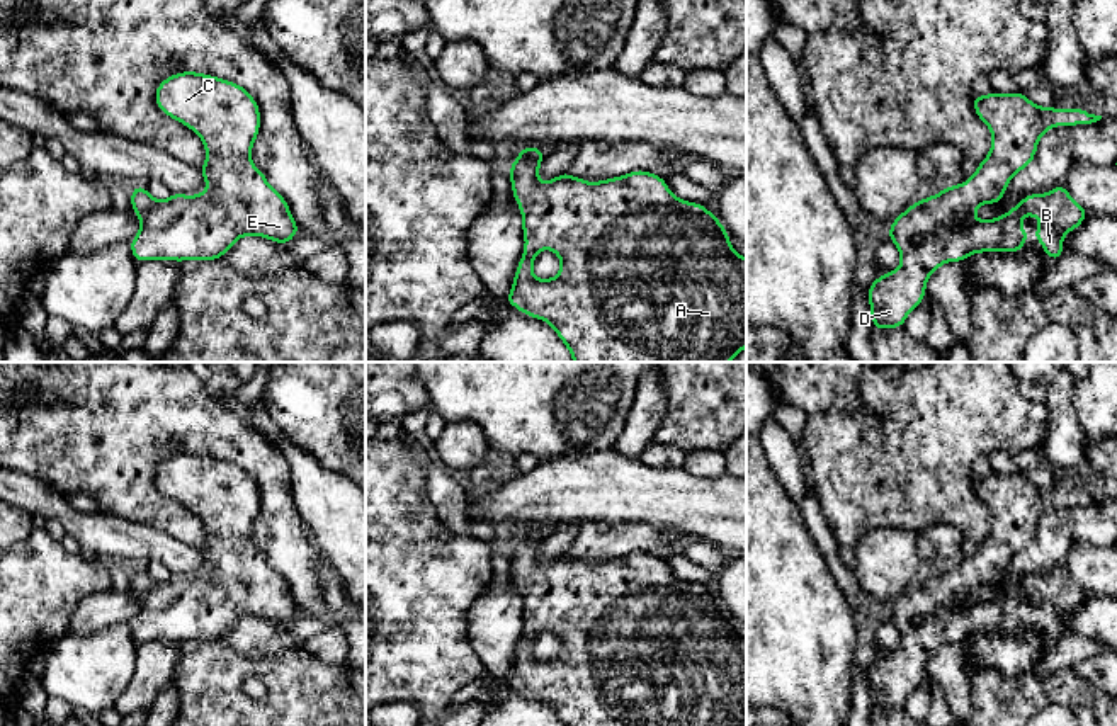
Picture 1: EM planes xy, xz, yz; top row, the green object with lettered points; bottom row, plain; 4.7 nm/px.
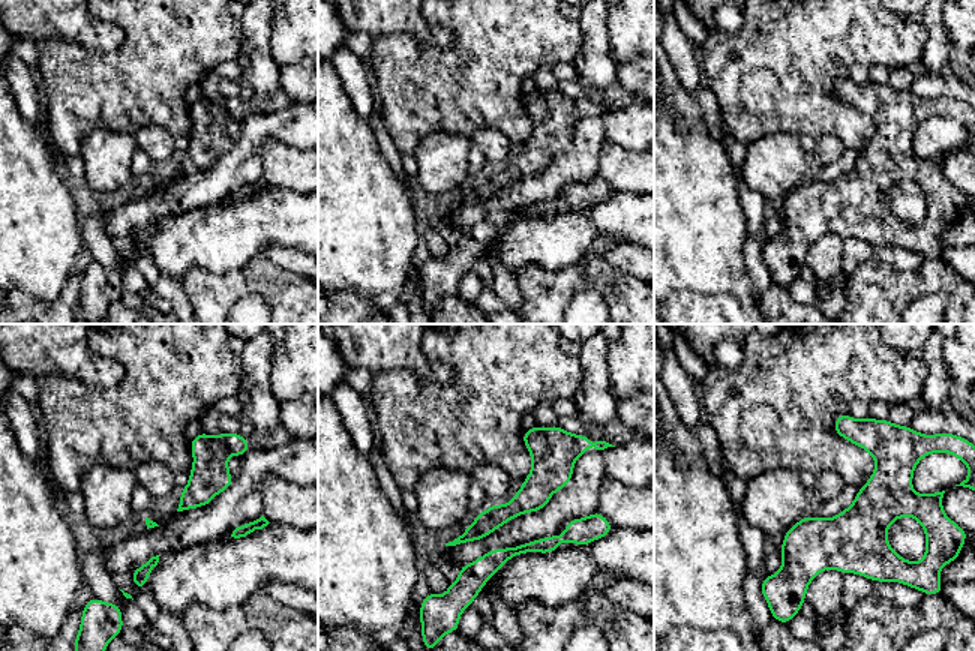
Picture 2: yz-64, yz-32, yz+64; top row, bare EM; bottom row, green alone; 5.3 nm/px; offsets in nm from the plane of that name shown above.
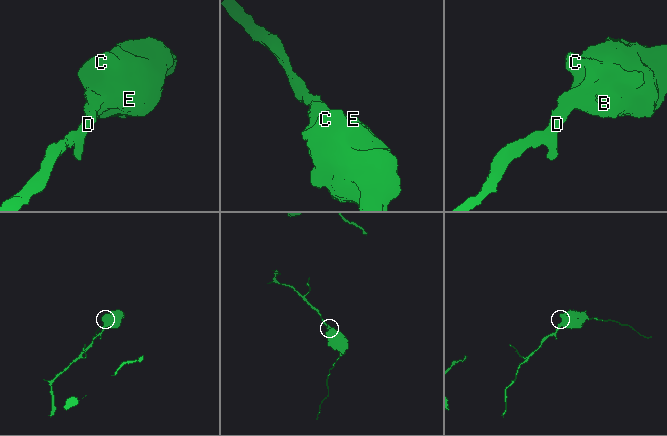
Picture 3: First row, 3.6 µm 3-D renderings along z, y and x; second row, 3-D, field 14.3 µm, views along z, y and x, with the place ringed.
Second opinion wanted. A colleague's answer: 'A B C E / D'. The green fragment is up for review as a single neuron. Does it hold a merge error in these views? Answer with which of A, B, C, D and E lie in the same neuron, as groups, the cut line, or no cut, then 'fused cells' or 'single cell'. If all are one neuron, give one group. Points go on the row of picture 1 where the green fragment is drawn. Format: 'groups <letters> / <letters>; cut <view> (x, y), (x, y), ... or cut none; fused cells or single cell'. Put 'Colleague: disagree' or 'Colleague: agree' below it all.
groups A B C D E; cut none; single cell
Colleague: disagree

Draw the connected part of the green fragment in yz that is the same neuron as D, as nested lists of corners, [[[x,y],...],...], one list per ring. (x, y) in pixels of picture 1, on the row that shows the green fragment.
[[[1023,92],[972,94],[972,107],[993,134],[991,150],[969,180],[918,199],[889,226],[886,235],[899,250],[901,265],[876,277],[867,289],[872,332],[903,328],[908,313],[923,303],[930,274],[945,262],[961,264],[983,252],[1018,253],[1029,240],[1022,230],[1023,214],[1040,219],[1040,230],[1030,233],[1054,262],[1064,253],[1063,236],[1090,214],[1061,184],[1047,194],[1027,194],[1005,216],[974,218],[979,204],[1001,202],[1013,175],[1034,162],[1046,131],[1091,124],[1102,116],[1076,107],[1039,107]]]

